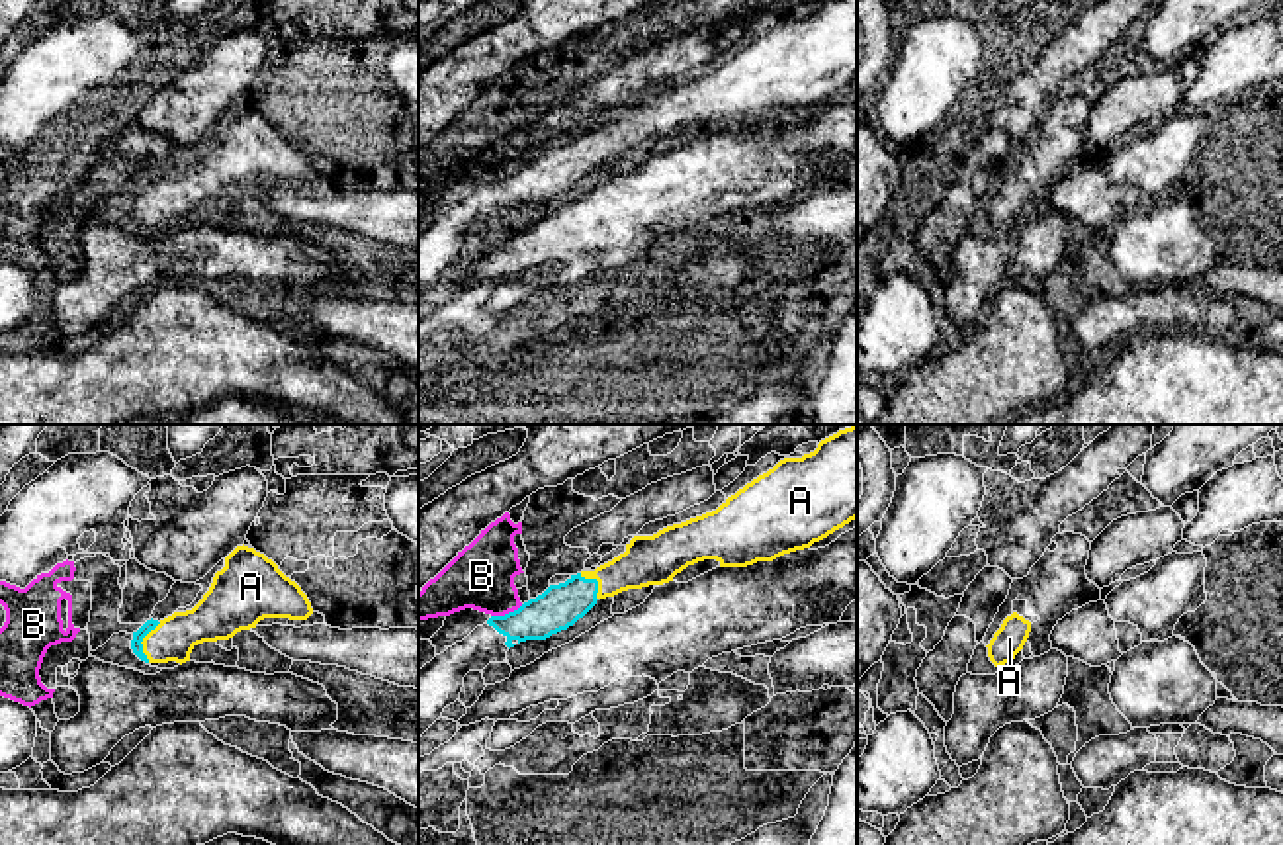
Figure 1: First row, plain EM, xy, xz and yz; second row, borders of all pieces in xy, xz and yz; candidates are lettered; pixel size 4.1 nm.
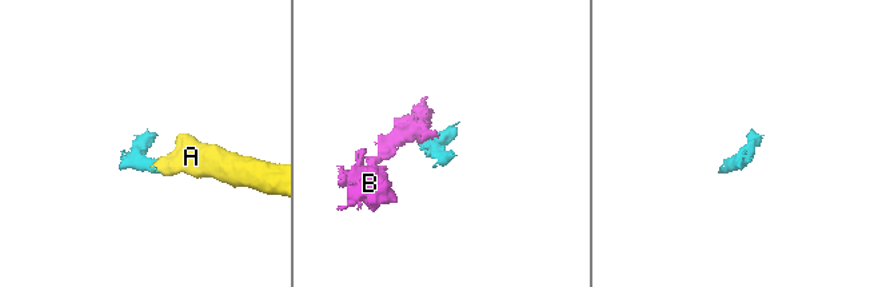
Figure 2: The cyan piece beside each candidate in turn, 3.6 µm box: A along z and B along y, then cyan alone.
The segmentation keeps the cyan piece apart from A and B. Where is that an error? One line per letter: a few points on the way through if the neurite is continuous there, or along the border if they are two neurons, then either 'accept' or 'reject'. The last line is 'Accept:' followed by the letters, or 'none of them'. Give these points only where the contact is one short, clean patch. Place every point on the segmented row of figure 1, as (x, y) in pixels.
A: accept
B: along xz (523, 605), (491, 617) | reject
Accept: A

